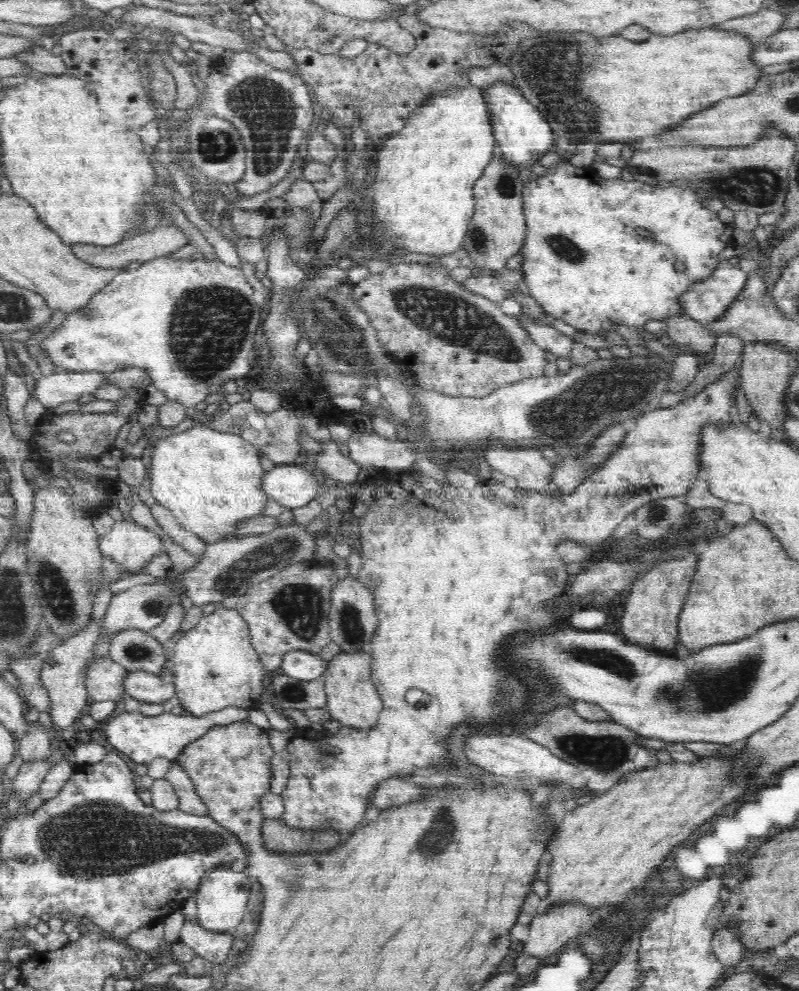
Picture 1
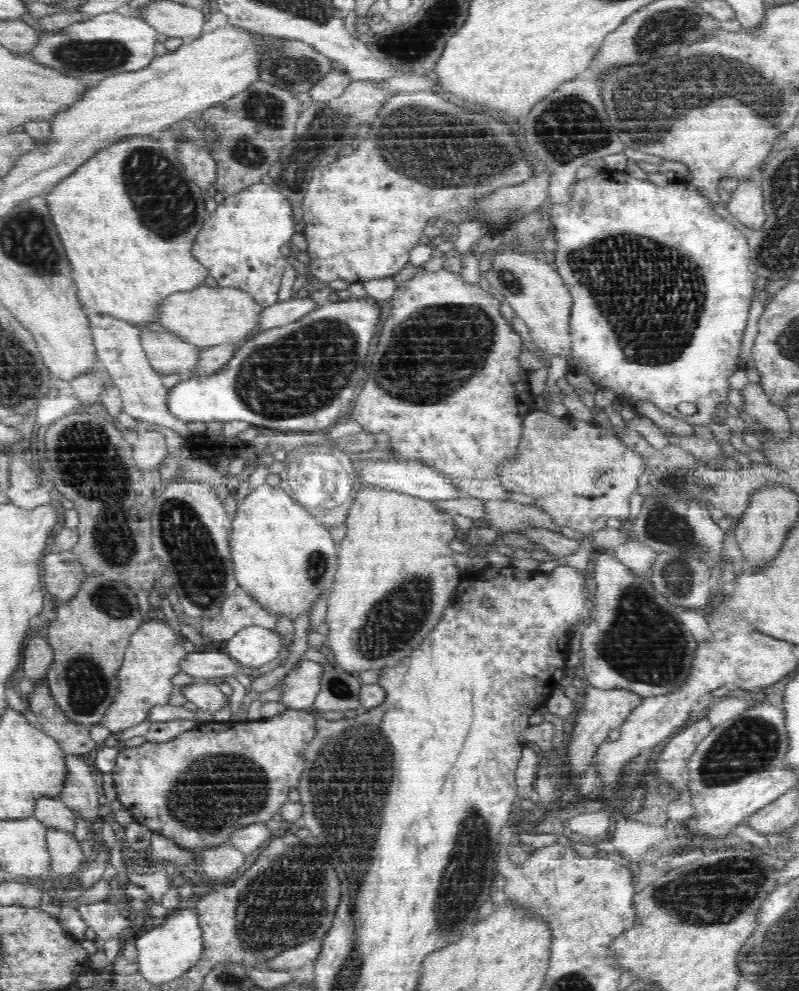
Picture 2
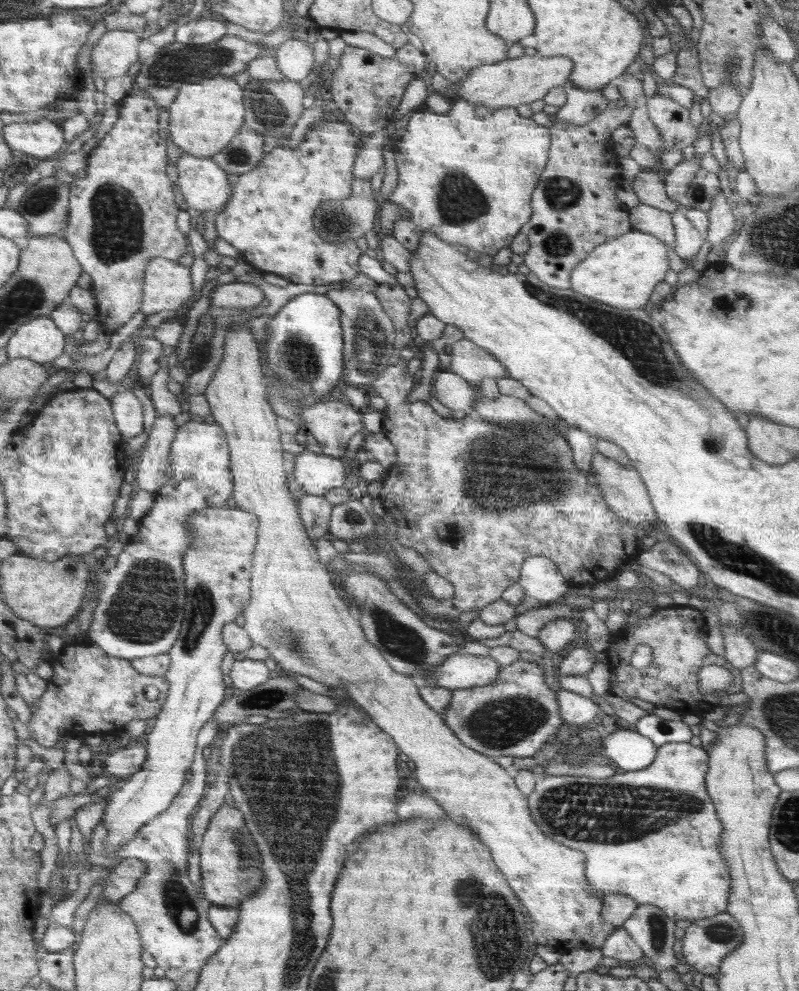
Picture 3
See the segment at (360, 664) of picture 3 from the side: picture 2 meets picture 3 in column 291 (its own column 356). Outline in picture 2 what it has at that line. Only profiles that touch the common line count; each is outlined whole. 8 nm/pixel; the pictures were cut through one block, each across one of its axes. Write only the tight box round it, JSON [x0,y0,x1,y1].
[325,485,461,673]

